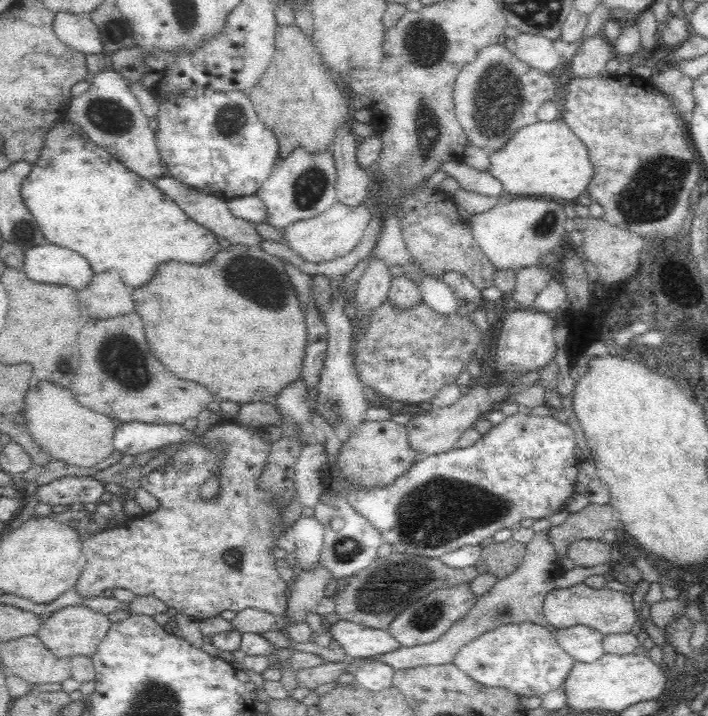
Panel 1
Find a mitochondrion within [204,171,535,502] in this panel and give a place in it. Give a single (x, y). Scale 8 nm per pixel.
(247, 276)

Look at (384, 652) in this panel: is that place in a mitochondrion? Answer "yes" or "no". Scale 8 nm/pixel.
no

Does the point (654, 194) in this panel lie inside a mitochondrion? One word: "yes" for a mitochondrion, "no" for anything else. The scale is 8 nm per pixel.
yes

